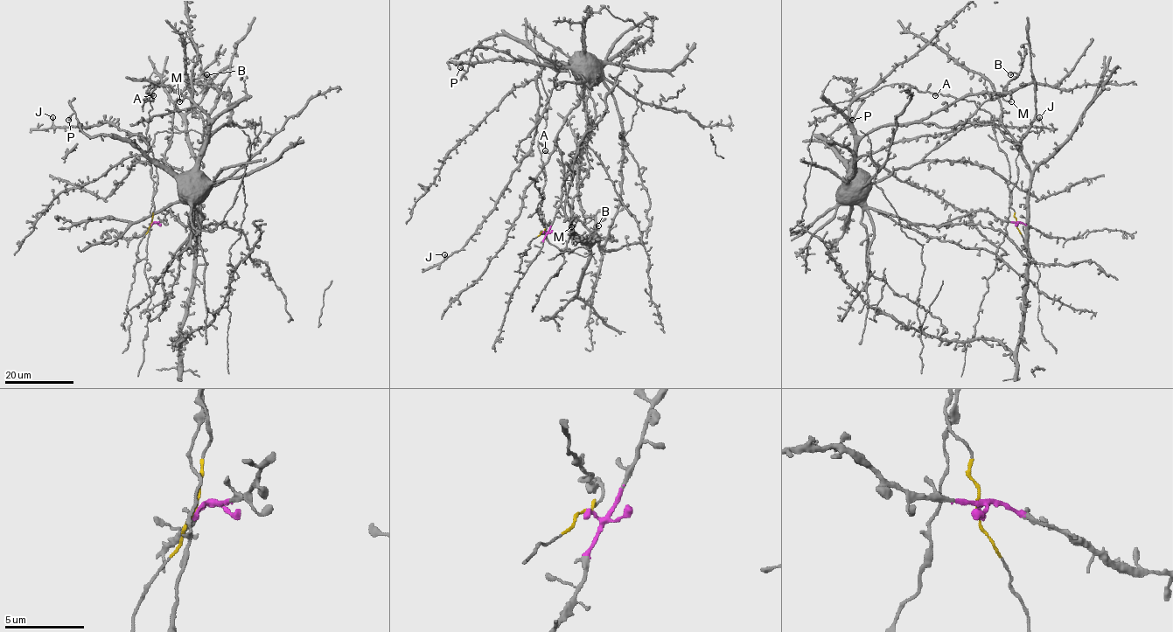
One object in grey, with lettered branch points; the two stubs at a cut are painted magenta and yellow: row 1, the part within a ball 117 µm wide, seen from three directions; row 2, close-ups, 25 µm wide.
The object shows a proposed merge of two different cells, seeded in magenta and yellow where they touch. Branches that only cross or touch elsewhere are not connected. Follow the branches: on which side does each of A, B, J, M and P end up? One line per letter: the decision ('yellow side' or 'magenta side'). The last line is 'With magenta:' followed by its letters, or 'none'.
A: yellow side
B: magenta side
J: magenta side
M: magenta side
P: magenta side
With magenta: B, J, M, P

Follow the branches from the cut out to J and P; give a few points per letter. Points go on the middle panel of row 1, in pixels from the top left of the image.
J: (543, 231), (596, 113), (581, 75), (548, 63), (537, 79), (531, 151), (476, 232), (445, 254)
P: (543, 231), (596, 113), (587, 82), (506, 35), (482, 41), (466, 70), (460, 66)

